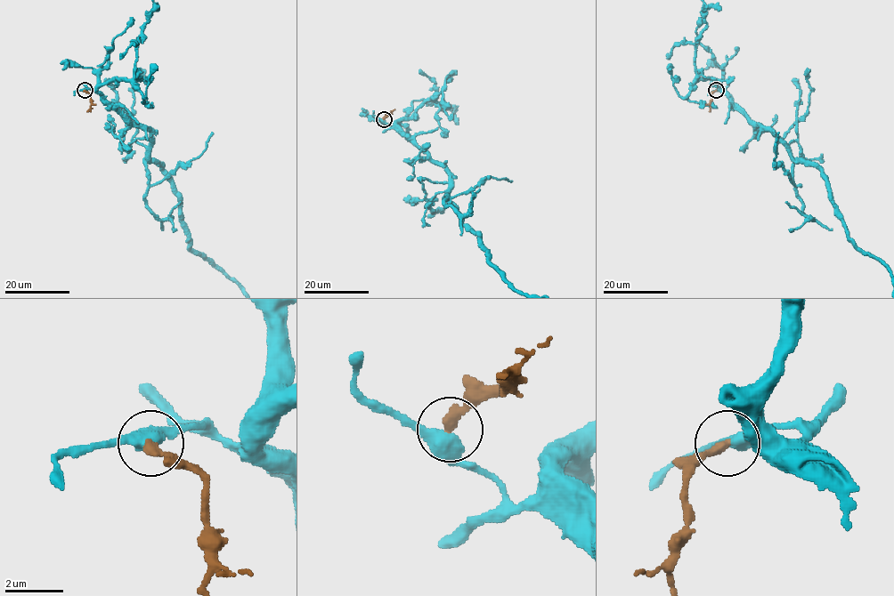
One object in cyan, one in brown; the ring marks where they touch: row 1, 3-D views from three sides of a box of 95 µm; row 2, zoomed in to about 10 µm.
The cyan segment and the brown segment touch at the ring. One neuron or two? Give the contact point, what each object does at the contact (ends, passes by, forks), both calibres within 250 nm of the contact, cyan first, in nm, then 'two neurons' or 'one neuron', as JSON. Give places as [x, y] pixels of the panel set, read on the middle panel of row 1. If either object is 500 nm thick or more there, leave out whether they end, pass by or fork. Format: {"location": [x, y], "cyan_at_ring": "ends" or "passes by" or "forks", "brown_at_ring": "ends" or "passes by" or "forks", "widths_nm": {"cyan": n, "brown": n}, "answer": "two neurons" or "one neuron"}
{"location": [384, 119], "cyan_at_ring": "passes by", "brown_at_ring": "ends", "widths_nm": {"cyan": 480, "brown": 320}, "answer": "two neurons"}

